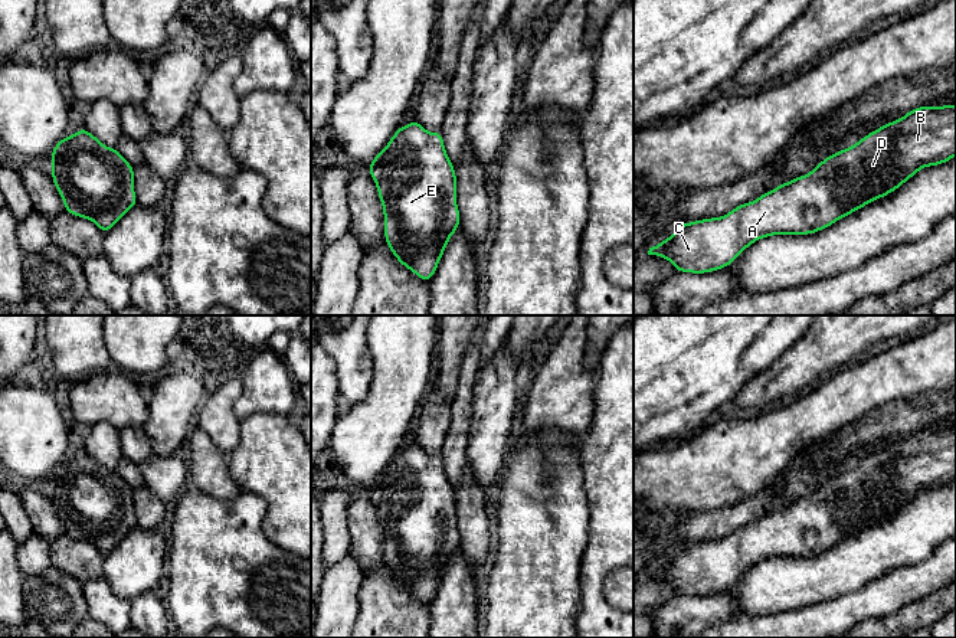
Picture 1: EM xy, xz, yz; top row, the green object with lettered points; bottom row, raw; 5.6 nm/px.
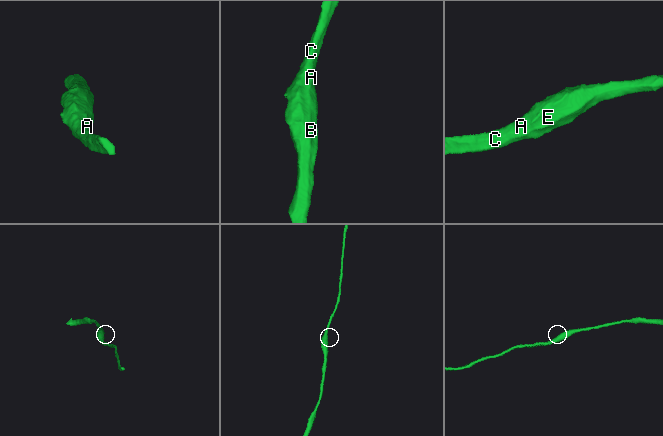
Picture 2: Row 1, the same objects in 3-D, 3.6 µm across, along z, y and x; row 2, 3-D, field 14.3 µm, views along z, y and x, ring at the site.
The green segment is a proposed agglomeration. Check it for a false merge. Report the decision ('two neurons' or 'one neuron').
one neuron

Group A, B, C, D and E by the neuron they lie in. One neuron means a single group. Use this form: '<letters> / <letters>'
A B C D E

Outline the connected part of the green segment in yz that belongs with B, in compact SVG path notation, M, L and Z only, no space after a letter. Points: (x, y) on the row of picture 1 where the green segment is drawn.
M921 105L906 112L903 118L891 121L862 137L857 144L834 153L822 160L811 173L792 179L763 193L756 202L746 202L721 217L710 217L678 225L674 233L649 248L648 255L668 259L677 272L707 274L727 268L752 243L773 235L816 233L836 220L860 210L865 205L881 199L904 184L919 170L939 166L956 156L956 105L932 108Z

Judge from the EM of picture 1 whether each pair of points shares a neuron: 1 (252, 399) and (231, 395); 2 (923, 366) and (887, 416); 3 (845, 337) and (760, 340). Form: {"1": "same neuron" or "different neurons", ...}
{"1": "different neurons", "2": "different neurons", "3": "different neurons"}

